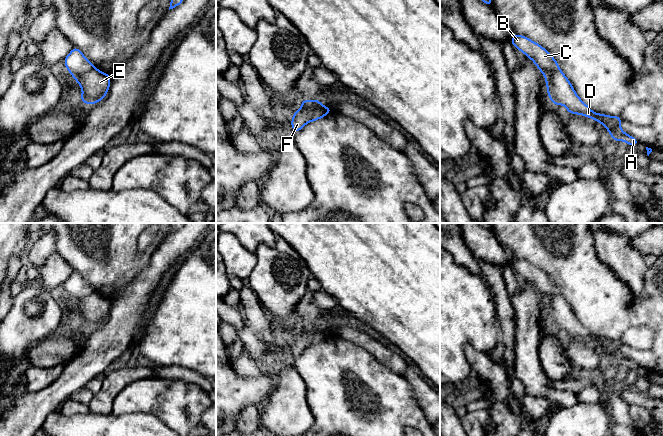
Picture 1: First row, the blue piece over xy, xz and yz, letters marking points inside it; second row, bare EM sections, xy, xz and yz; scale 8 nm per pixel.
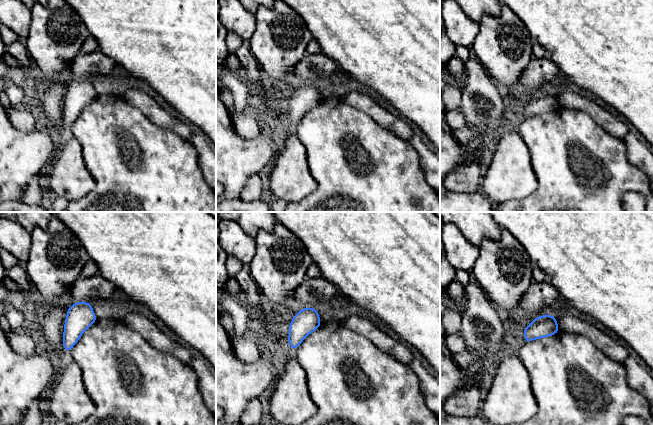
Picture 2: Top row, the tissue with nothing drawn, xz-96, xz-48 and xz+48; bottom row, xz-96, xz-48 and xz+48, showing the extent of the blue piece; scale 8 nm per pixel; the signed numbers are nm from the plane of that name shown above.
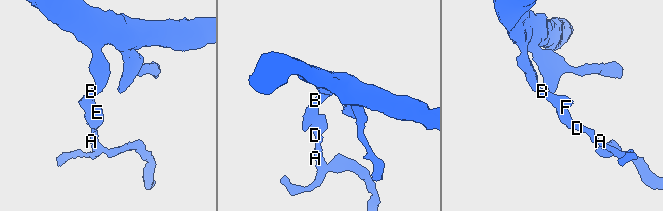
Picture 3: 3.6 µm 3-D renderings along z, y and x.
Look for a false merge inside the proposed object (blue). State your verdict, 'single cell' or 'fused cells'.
fused cells

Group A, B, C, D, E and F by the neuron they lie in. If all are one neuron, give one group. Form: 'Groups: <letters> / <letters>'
Groups: A D E / B C F

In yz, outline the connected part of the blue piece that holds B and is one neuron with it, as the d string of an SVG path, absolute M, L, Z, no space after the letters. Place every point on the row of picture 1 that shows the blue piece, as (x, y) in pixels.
M515 33L510 42L531 59L544 76L550 72L560 70L559 64L551 53L528 37Z

